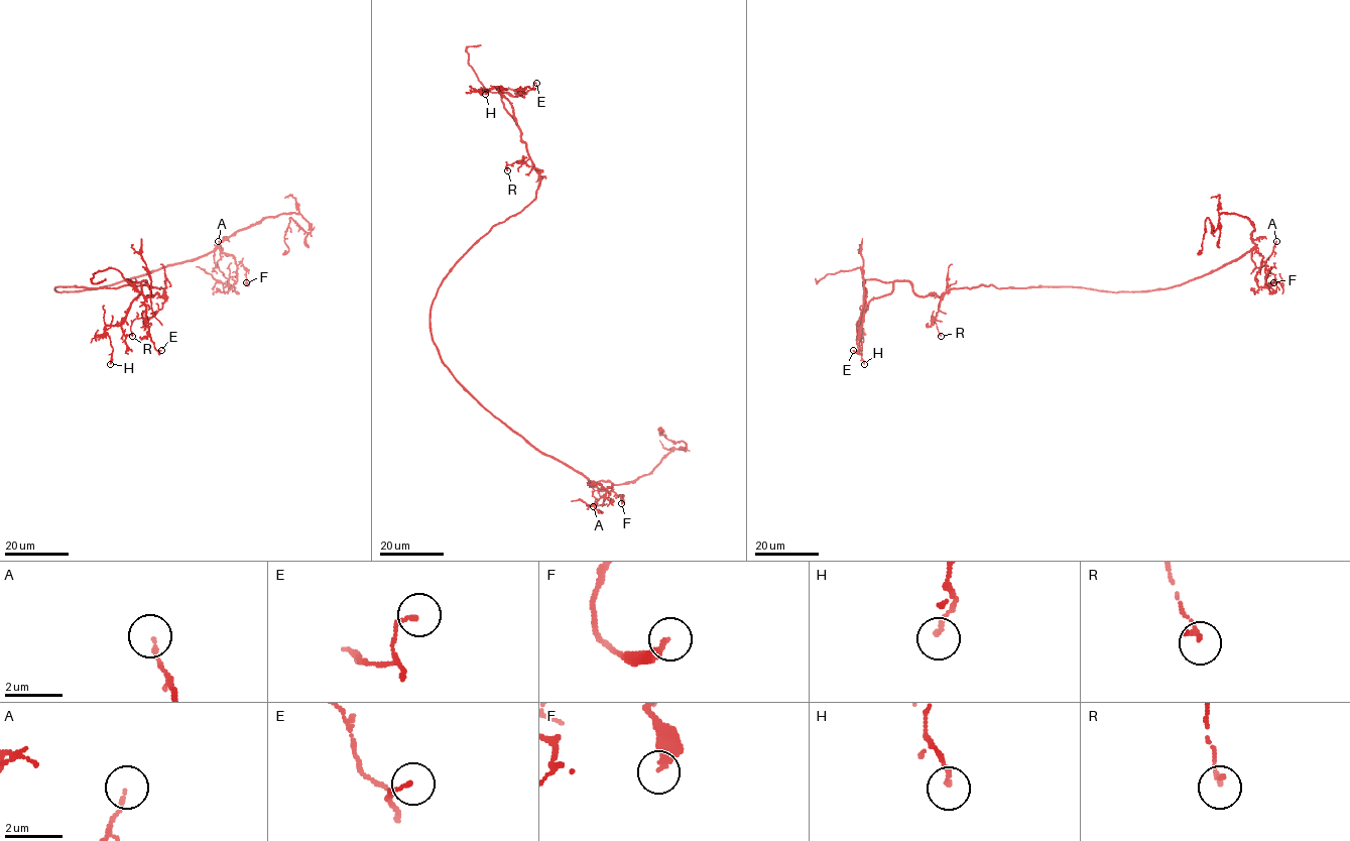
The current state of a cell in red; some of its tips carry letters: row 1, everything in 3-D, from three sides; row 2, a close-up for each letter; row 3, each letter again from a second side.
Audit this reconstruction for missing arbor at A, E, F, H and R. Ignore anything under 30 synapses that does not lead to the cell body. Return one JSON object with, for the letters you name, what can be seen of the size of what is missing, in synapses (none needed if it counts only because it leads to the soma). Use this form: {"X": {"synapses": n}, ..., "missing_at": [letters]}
{"missing_at": []}

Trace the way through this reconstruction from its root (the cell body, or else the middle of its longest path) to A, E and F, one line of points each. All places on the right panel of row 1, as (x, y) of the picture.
A: (1121, 291), (1149, 291), (1178, 285), (1249, 251), (1255, 265), (1261, 267), (1276, 241)
E: (1121, 291), (979, 284), (921, 296), (908, 280), (864, 280), (863, 322), (858, 350), (853, 350)
F: (1121, 291), (1178, 285), (1254, 248), (1262, 257), (1261, 265), (1265, 265), (1265, 280), (1273, 282)

